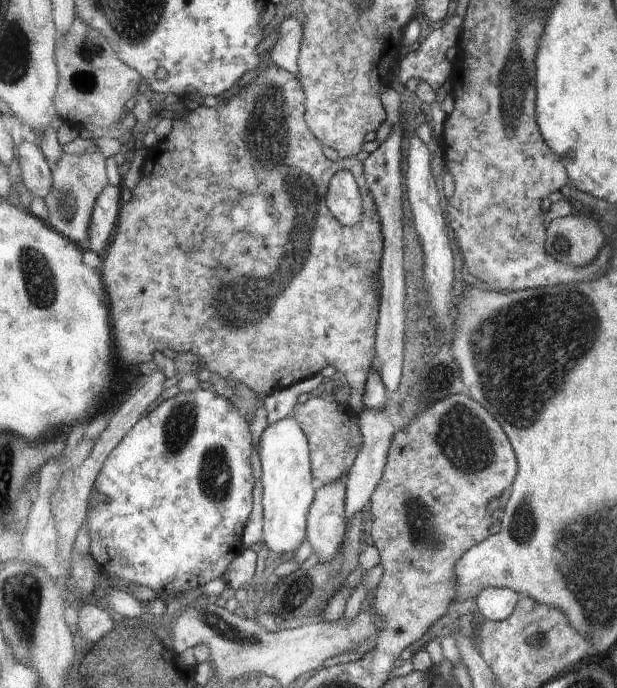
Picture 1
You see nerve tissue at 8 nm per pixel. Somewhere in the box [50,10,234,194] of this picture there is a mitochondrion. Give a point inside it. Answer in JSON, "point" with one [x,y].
{"point":[83,80]}

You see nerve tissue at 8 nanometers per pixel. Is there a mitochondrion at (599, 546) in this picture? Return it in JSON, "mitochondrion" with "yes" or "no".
{"mitochondrion":"yes"}

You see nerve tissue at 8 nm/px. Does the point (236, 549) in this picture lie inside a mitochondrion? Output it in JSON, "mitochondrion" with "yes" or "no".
{"mitochondrion":"no"}

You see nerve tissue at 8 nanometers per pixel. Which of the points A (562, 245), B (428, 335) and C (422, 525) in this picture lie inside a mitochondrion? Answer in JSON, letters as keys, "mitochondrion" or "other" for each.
{"A":"mitochondrion","B":"other","C":"mitochondrion"}

